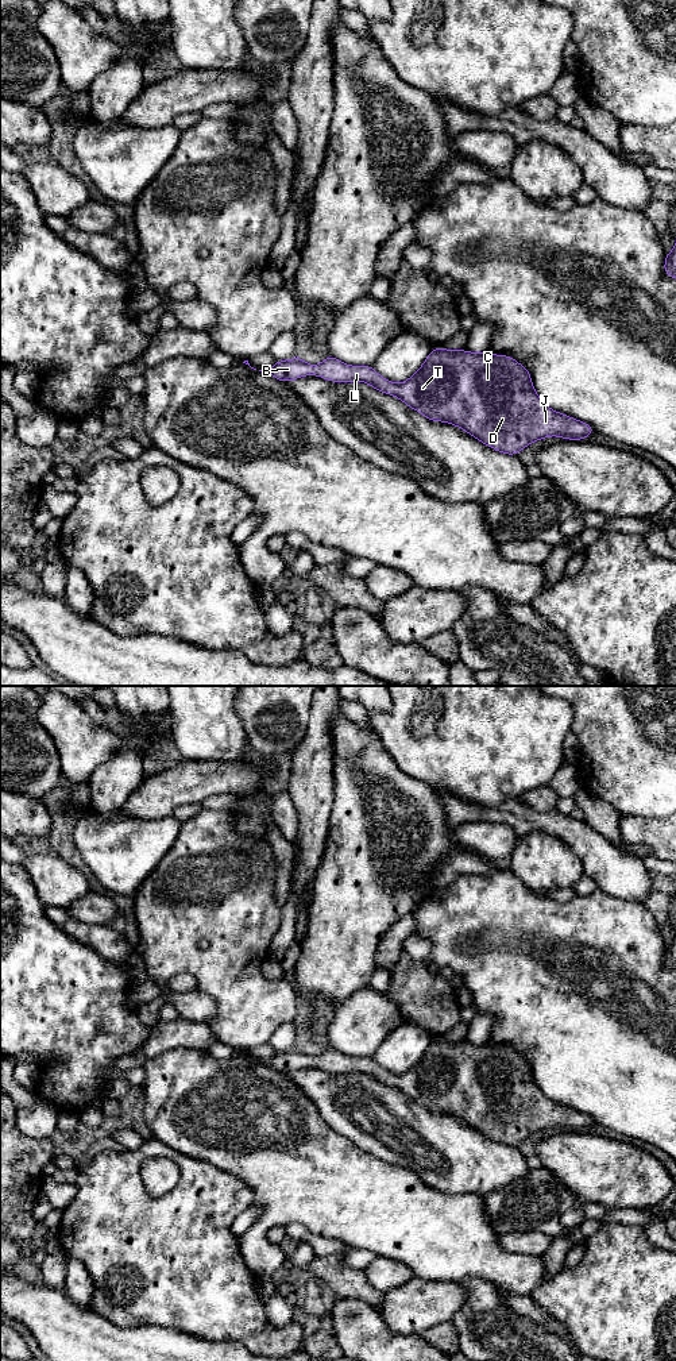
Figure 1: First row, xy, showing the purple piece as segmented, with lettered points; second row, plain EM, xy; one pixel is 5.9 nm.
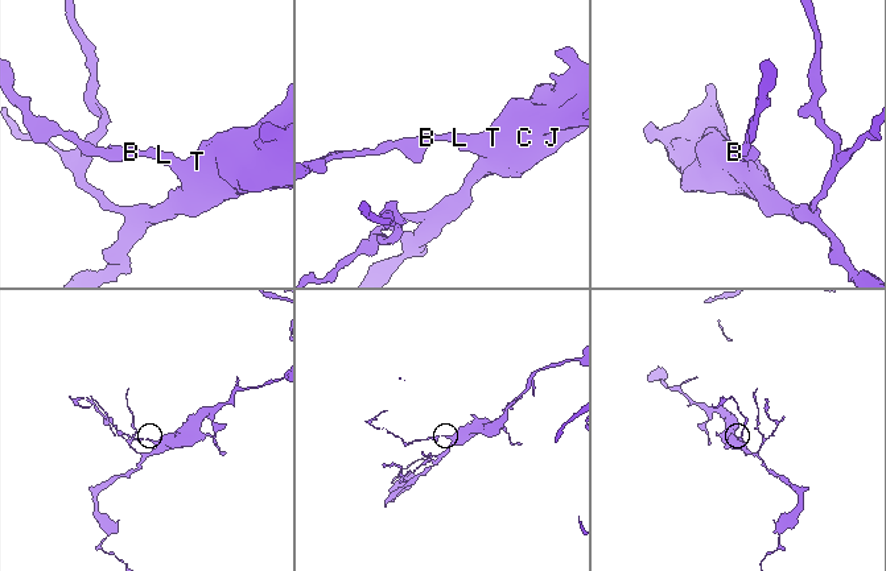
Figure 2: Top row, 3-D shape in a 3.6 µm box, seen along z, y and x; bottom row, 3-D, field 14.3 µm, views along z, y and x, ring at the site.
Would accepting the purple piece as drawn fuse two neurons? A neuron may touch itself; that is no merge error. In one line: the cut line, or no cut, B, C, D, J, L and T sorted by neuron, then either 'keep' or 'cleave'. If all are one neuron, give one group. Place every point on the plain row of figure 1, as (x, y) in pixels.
cut none; groups B C D J L T; keep

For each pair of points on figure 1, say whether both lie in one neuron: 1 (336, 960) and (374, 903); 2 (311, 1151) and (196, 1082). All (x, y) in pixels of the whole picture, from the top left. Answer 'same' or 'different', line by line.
1: same
2: same

